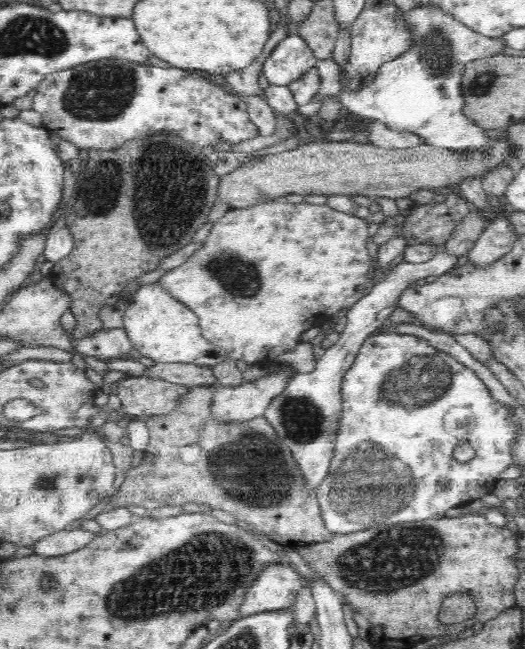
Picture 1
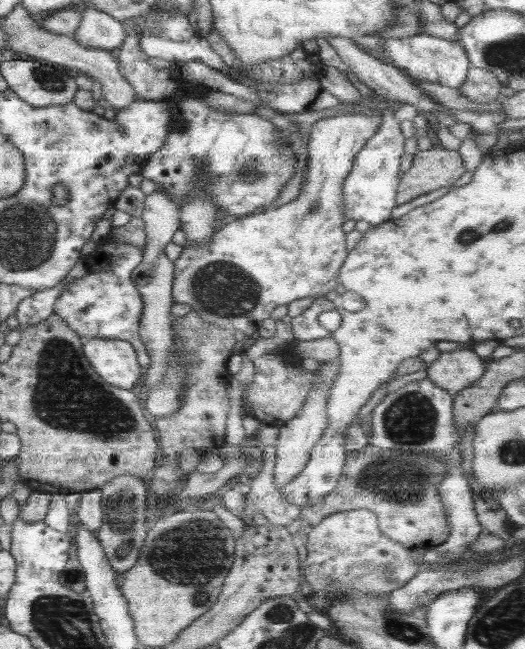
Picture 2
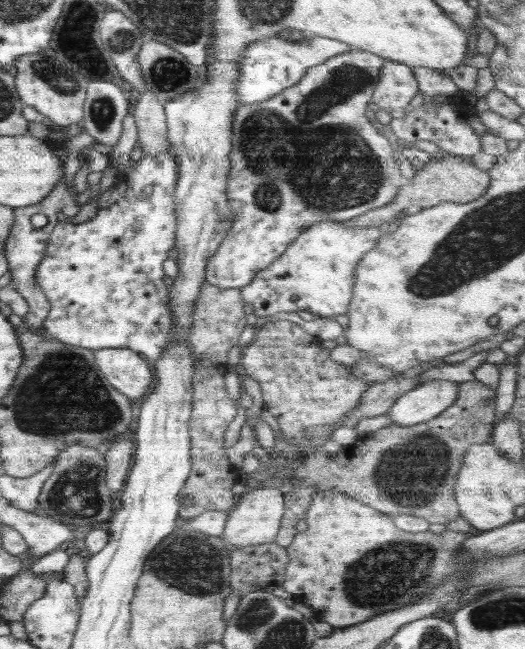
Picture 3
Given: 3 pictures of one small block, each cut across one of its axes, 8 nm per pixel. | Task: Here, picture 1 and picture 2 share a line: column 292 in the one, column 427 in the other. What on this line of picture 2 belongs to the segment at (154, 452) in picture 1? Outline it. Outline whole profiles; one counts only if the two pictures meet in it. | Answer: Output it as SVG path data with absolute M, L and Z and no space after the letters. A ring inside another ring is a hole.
M367 444L347 455L342 475L332 492L314 505L300 507L299 522L313 526L326 516L346 510L366 508L378 516L382 534L408 548L430 550L444 544L450 536L446 509L440 498L440 484L446 480L448 465L437 456L401 456L396 449Z

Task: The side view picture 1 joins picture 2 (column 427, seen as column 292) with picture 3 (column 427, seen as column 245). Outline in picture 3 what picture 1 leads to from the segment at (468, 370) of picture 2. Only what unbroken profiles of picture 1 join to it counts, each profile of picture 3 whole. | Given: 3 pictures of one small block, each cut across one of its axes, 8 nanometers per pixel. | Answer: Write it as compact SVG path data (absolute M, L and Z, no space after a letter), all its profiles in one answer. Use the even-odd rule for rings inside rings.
M448 380L423 382L404 393L388 409L388 418L398 426L412 426L436 418L458 398L458 383Z

